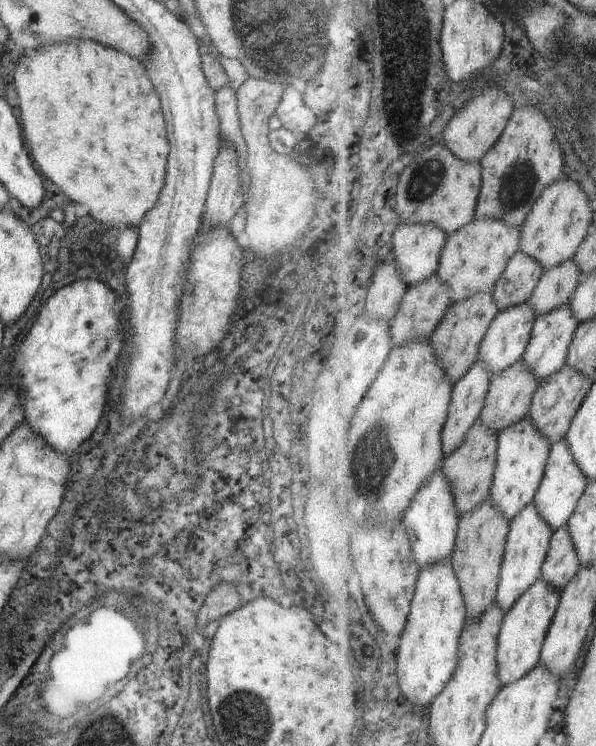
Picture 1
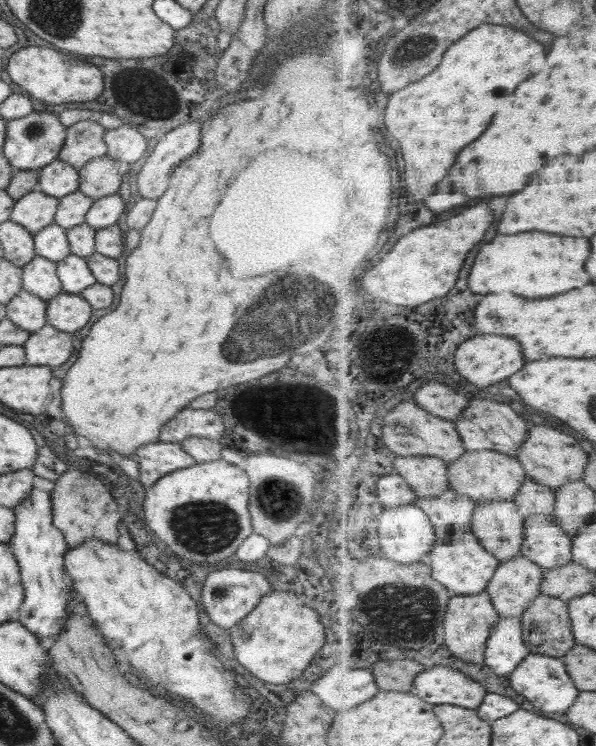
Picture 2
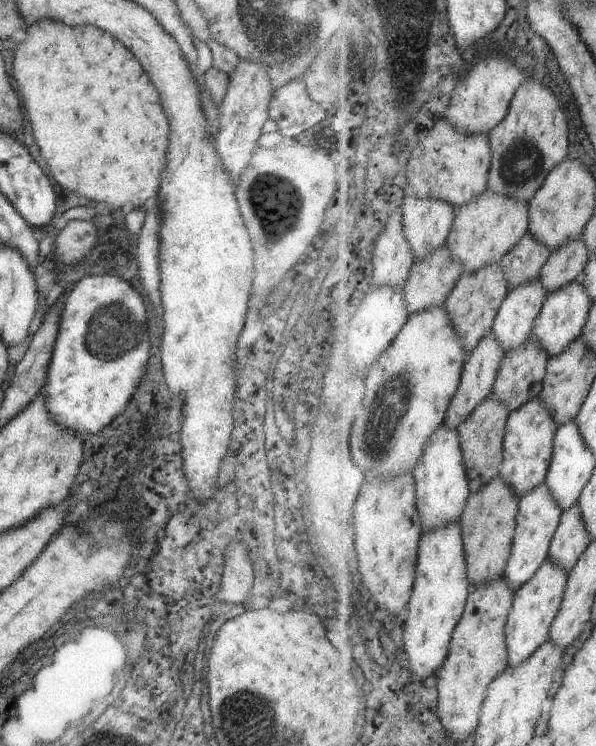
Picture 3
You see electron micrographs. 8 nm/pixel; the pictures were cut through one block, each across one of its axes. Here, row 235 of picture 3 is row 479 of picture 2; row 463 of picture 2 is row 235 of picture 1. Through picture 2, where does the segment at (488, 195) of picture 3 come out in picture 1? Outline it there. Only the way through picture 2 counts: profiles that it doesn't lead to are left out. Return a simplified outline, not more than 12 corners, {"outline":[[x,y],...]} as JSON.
{"outline":[[478,218],[452,234],[439,274],[458,304],[495,290],[523,228]]}

